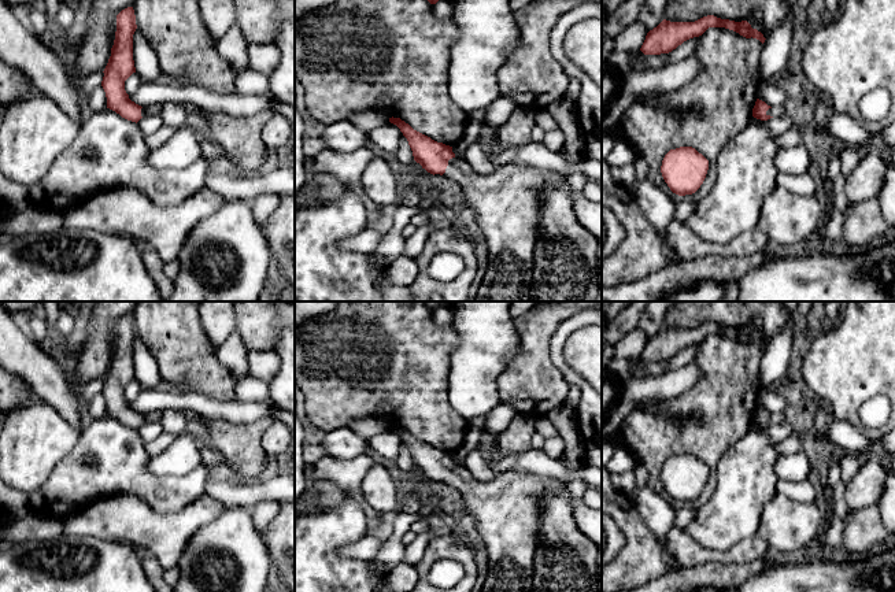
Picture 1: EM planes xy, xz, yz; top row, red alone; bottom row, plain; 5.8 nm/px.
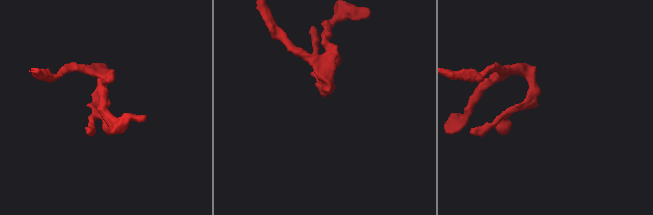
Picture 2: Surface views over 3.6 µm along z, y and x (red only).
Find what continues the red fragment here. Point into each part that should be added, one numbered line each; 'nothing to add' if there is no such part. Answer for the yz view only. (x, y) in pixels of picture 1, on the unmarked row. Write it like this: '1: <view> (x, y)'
1: yz (776, 418)

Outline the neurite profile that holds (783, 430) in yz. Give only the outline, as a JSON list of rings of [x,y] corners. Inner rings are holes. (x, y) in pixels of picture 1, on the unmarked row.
[[[785,421],[778,423],[778,425],[770,425],[768,428],[761,428],[752,423],[752,428],[757,432],[763,433],[765,436],[768,436],[772,441],[774,441],[776,444],[791,437],[795,436],[798,432]]]

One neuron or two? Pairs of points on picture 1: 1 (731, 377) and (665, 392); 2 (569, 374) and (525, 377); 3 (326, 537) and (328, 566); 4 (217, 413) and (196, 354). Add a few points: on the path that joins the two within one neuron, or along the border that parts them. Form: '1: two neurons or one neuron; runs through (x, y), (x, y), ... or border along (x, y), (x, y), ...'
1: two neurons; border along (694, 362), (702, 376), (677, 396), (664, 400)
2: two neurons; border along (548, 346), (551, 361), (569, 385)
3: one neuron; runs through (326, 544), (328, 559)
4: two neurons; border along (180, 391), (196, 391), (217, 399), (235, 400)

